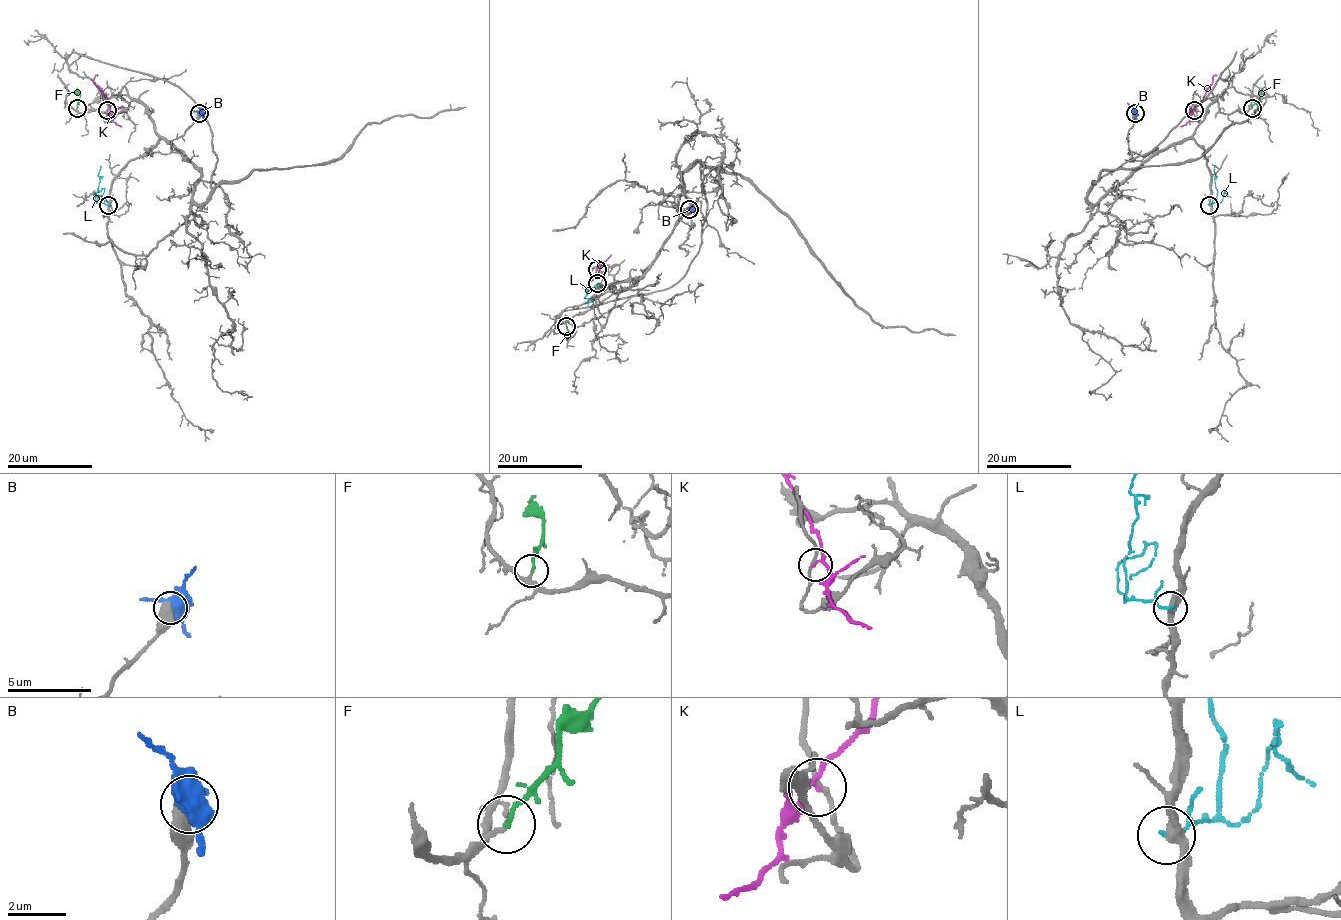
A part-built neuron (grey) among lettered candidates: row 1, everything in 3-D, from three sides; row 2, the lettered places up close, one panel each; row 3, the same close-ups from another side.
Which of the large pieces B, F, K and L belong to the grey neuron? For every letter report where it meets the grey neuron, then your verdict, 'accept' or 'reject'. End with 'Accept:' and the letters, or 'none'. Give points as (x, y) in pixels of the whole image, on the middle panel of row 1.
B: contact (689, 209); reject
F: contact (566, 326); accept
K: contact (597, 269); reject
L: contact (597, 283); reject
Accept: F

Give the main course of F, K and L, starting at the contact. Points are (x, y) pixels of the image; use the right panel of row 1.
F: (1252, 107), (1266, 88)
K: (1195, 111), (1212, 78), (1217, 75)
L: (1208, 205), (1216, 201), (1215, 166)

